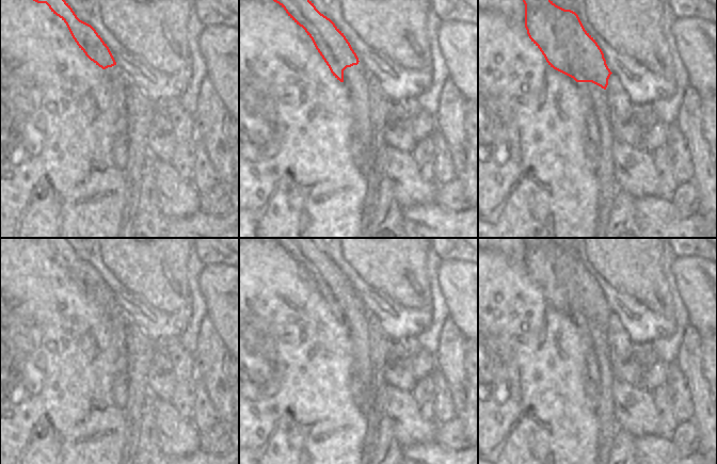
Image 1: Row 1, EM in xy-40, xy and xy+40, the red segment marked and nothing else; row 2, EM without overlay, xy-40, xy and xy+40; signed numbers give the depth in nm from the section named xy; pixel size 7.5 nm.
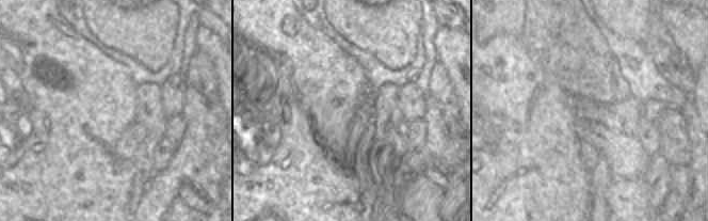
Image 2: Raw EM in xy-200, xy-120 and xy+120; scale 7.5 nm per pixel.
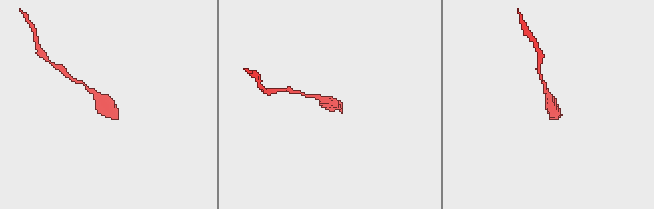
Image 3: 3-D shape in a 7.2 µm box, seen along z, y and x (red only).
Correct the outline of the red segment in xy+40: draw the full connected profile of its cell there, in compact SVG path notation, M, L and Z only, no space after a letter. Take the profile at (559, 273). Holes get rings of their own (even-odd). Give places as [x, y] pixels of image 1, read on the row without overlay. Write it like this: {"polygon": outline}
{"polygon": "M551 238L522 239L525 243L525 267L531 281L551 306L573 317L589 337L587 379L598 388L598 464L607 464L617 431L620 430L615 418L615 375L605 330L612 311L602 288L585 269L575 251L556 244Z"}

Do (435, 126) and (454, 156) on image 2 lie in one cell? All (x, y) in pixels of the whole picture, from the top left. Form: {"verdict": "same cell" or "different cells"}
{"verdict": "same cell"}

